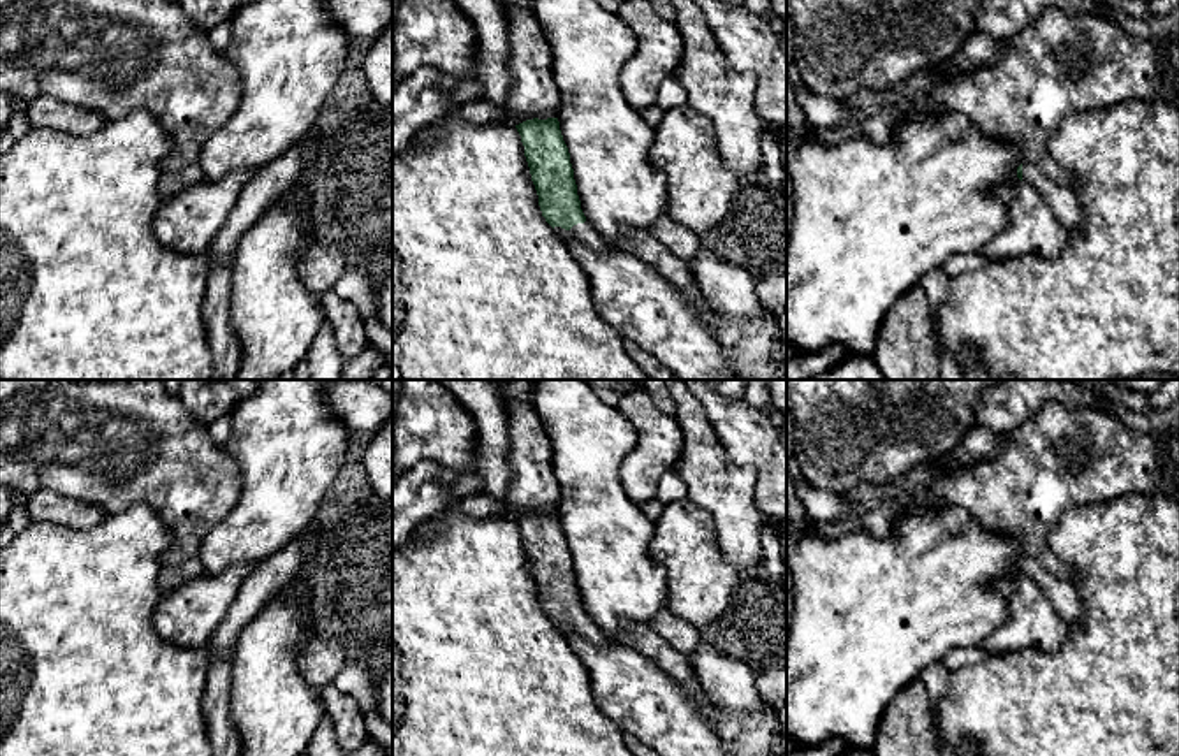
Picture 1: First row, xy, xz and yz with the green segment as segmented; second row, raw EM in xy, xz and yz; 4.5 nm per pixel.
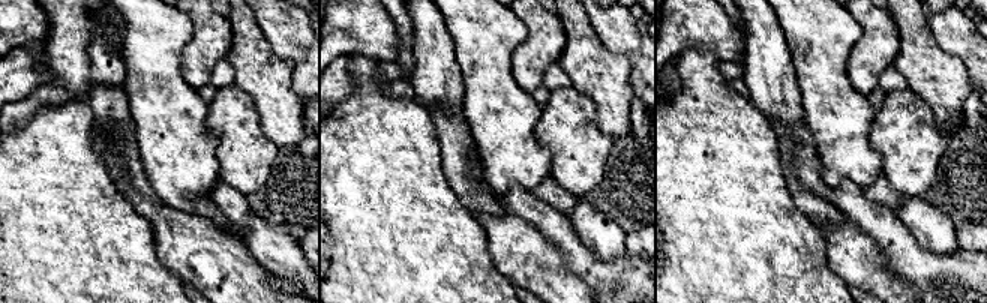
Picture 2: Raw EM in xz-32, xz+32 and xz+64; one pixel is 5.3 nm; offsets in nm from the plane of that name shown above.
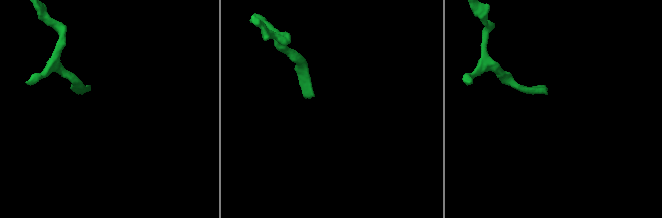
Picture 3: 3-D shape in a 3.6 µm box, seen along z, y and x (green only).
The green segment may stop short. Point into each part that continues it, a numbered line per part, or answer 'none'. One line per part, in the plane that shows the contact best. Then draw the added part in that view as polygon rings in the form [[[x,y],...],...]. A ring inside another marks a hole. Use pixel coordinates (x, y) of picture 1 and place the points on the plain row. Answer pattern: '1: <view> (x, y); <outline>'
1: xz (585, 626); [[[586,614],[584,617],[574,619],[570,624],[561,621],[554,621],[556,629],[570,642],[574,635],[595,643],[597,647],[604,647],[609,643],[609,638],[604,631],[595,624],[595,621]]]

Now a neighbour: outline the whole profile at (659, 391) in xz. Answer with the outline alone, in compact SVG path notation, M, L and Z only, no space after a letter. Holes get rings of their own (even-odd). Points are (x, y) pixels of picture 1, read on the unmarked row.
M644 380L642 389L653 397L656 408L662 413L674 415L676 404L670 397L669 387L665 380Z

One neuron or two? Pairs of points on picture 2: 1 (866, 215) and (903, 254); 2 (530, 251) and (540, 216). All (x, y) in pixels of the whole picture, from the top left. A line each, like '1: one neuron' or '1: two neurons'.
1: one neuron
2: two neurons

